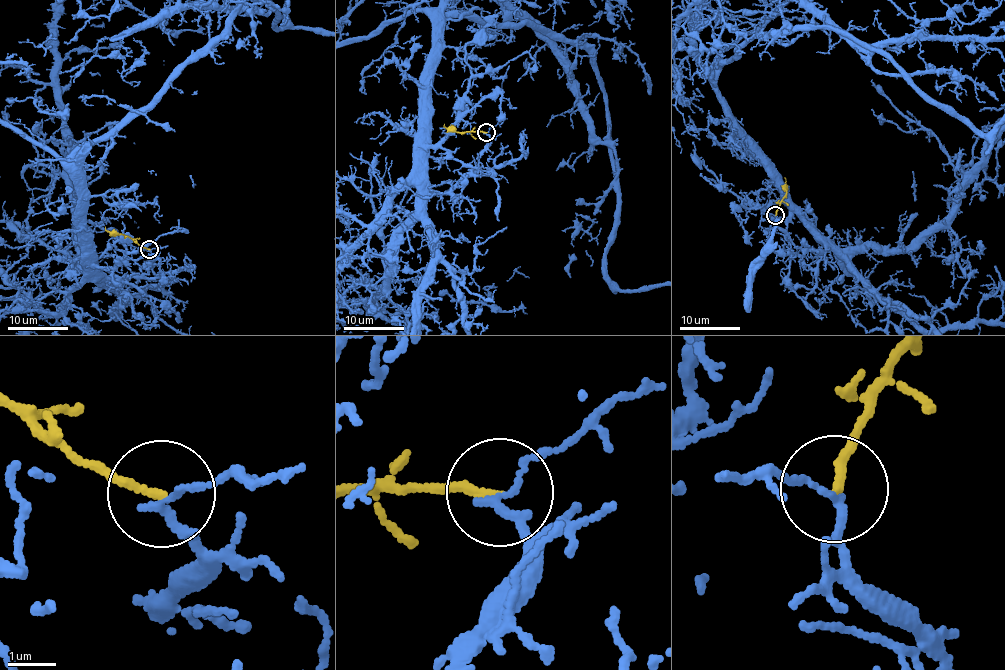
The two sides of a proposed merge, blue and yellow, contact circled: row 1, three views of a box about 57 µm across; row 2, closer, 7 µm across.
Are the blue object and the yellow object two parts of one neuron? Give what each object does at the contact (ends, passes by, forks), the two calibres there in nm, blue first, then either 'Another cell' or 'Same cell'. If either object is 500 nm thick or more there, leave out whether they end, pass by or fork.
At the ring blue passes by. At the ring yellow ends. Thickness 150 nm (blue) against 170 nm. Another cell

